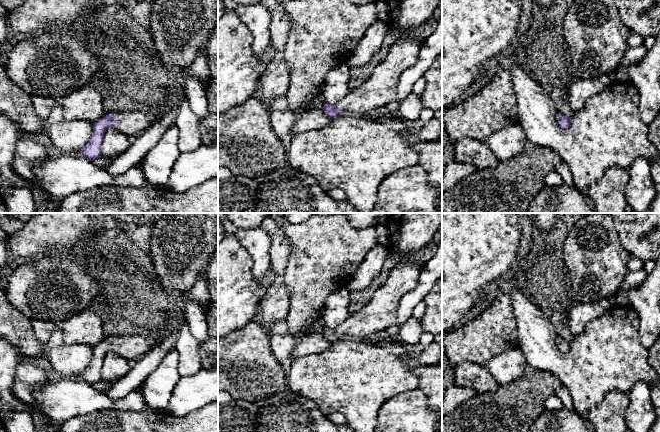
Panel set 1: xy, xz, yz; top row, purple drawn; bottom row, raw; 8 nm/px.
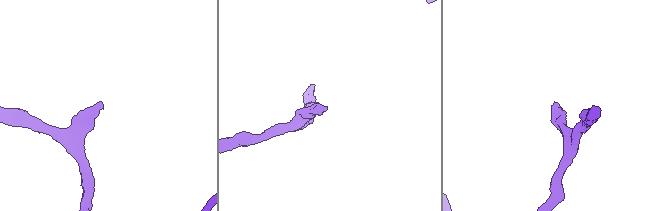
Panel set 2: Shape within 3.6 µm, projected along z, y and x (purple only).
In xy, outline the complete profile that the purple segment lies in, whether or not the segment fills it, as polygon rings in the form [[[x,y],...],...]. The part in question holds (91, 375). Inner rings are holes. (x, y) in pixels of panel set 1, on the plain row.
[[[134,334],[108,337],[93,347],[92,360],[80,378],[89,385],[98,383],[104,358],[108,352],[118,352],[133,363],[151,350],[156,342],[163,341],[164,338],[161,335],[149,337]]]

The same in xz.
[[[392,213],[389,216],[387,228],[390,243],[388,248],[400,253],[404,259],[391,269],[385,283],[375,291],[367,304],[358,311],[350,313],[349,317],[335,328],[326,327],[323,330],[324,337],[331,344],[338,342],[343,335],[365,338],[373,333],[385,331],[387,328],[397,324],[399,301],[418,285],[420,273],[424,267],[423,264],[412,260],[410,257],[428,245],[441,226],[442,213]]]

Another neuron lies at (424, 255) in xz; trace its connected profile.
[[[442,225],[433,236],[432,241],[428,245],[426,245],[423,249],[412,254],[410,259],[425,265],[435,255],[441,238],[442,238]]]

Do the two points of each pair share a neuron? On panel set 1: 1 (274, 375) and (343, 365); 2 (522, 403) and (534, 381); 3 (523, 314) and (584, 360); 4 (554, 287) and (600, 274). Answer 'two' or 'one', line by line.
1: two
2: one
3: one
4: one

